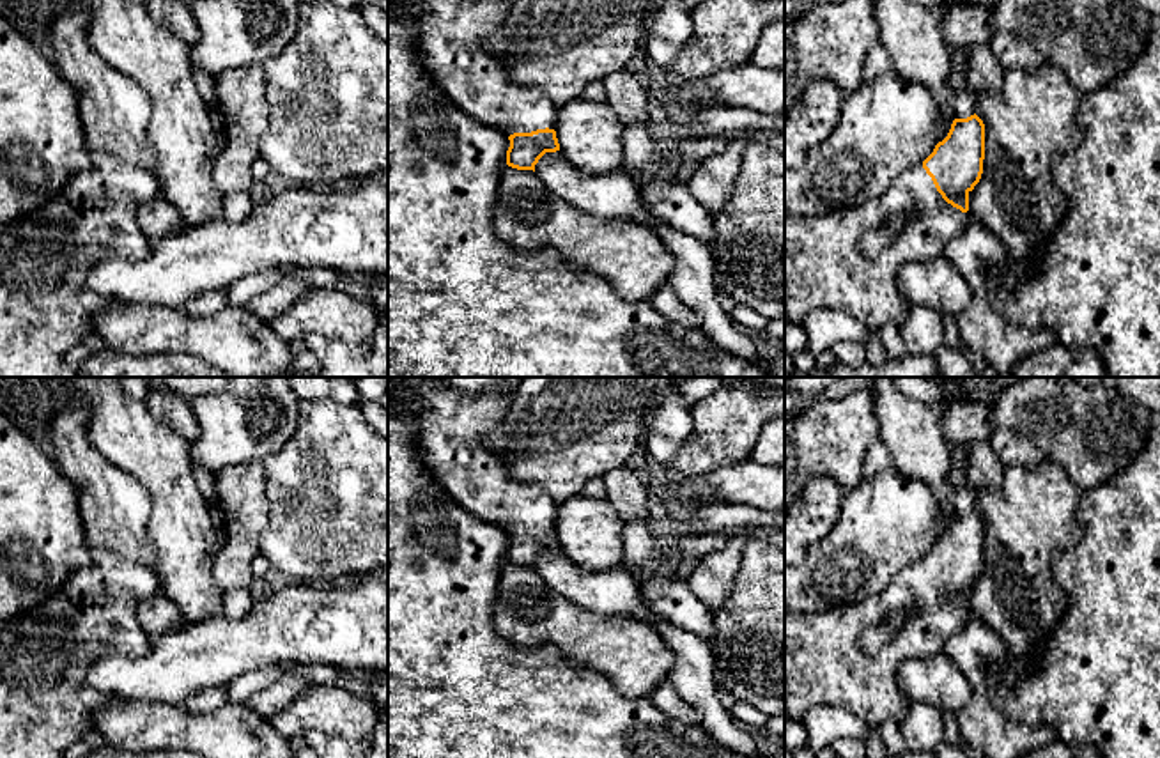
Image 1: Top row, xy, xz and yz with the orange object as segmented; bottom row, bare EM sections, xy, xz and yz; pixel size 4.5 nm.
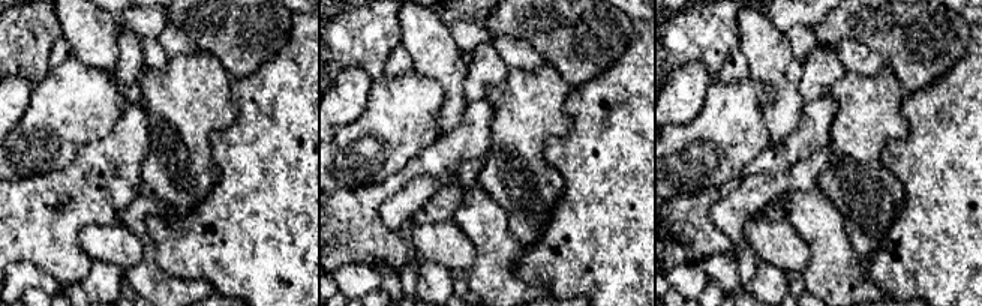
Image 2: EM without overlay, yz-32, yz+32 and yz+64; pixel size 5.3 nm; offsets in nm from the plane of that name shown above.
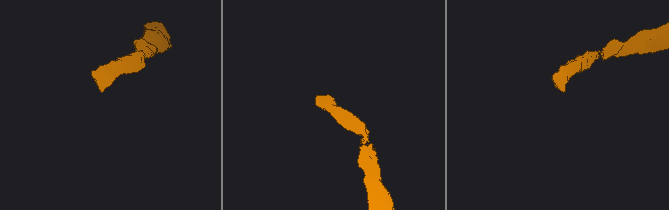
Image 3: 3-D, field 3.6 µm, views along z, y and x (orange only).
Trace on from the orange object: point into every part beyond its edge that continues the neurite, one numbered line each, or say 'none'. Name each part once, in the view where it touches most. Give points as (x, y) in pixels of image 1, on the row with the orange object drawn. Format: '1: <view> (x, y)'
1: yz (824, 266)

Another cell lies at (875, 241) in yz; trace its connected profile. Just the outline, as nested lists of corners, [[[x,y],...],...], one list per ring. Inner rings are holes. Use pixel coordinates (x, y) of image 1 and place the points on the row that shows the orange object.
[[[901,213],[891,218],[889,223],[870,230],[859,243],[866,259],[877,259],[905,228],[910,214]]]

